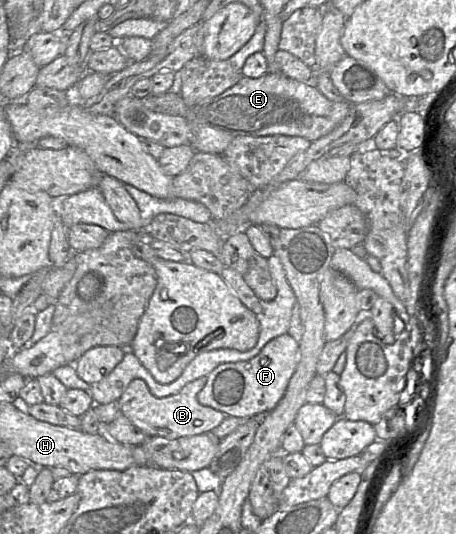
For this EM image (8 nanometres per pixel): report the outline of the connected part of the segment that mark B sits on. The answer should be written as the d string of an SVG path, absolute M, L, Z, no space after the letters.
M200 377L186 384L176 394L157 397L144 380L134 379L118 399L120 414L149 436L175 439L210 433L227 415L198 401L198 393L204 388L206 381L206 377Z

